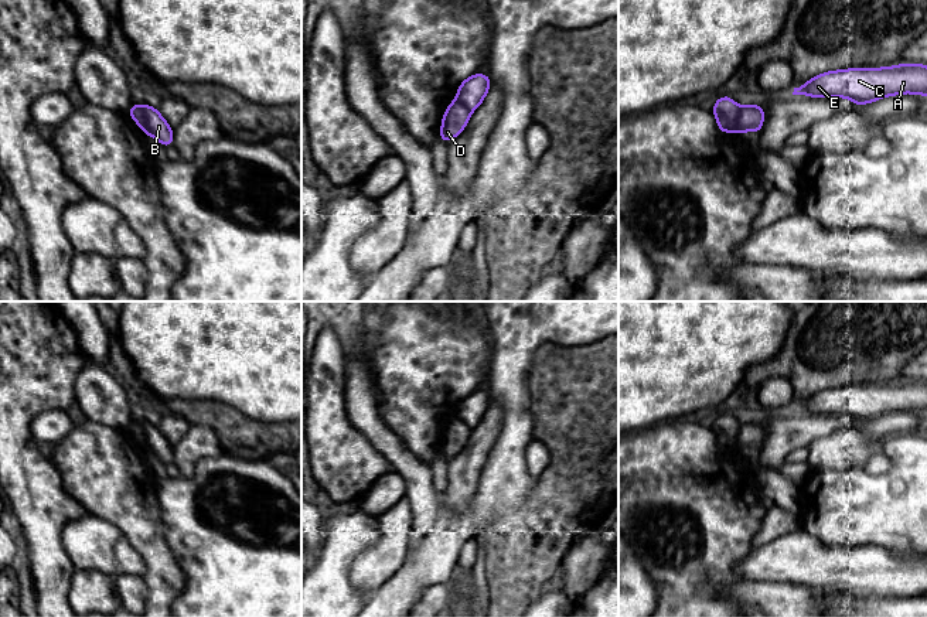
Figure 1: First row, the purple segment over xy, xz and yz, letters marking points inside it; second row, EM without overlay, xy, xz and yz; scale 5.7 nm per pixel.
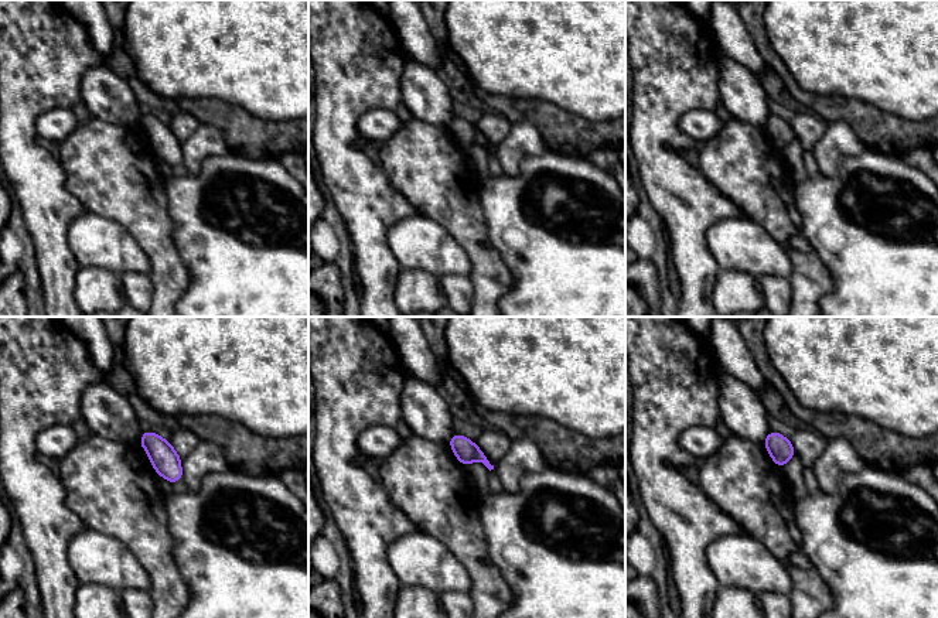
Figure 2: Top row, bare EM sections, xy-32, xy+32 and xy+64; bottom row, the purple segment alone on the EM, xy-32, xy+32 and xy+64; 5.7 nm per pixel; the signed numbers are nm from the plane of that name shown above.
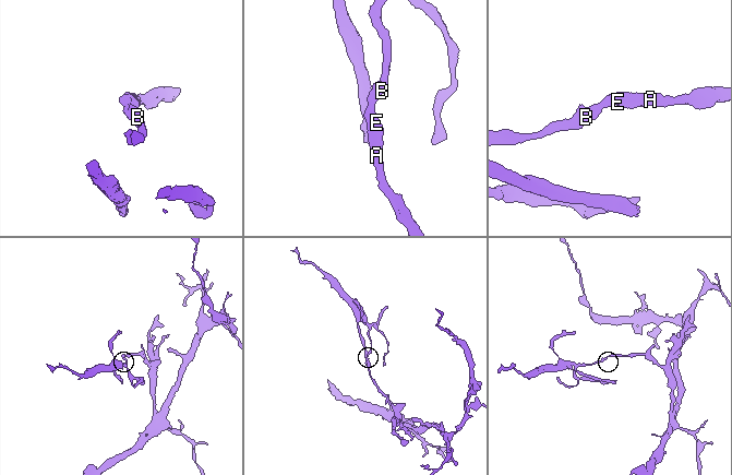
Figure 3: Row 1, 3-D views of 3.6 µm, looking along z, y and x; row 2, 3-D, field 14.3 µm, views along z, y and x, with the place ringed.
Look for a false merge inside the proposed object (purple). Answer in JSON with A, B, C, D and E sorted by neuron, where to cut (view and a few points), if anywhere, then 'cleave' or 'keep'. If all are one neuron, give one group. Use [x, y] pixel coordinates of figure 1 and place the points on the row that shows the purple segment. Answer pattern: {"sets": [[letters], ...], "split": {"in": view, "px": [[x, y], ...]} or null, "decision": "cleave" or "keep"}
{"sets": [["A", "C", "D", "E"], ["B"]], "split": {"in": "xy", "px": [[139, 105], [145, 119], [145, 132]]}, "decision": "cleave"}

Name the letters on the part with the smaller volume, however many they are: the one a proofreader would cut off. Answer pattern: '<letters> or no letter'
B

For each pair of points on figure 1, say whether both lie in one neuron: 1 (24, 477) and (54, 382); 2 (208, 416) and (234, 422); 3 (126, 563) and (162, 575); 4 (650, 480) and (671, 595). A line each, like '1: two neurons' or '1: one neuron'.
1: one neuron
2: one neuron
3: two neurons
4: one neuron

